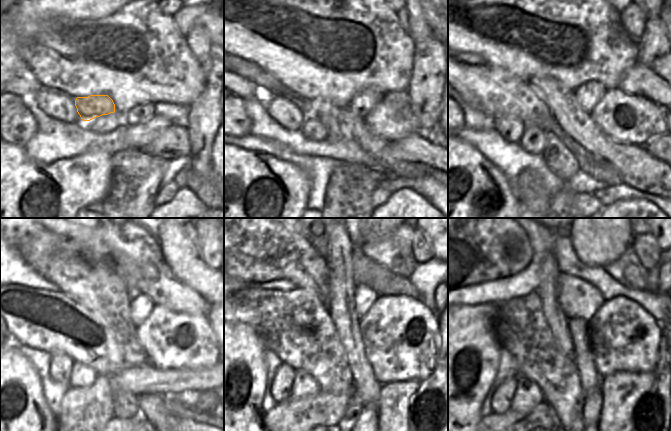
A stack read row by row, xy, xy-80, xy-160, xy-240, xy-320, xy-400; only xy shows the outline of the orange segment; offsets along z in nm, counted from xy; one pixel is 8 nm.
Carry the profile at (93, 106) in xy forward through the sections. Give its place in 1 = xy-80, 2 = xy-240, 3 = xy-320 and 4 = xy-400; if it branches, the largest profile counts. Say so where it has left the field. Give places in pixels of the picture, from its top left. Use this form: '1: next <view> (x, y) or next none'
1: next xy-80 (318, 109)
2: next xy-240 (125, 404)
3: next xy-320 (354, 408)
4: next xy-400 (578, 421)

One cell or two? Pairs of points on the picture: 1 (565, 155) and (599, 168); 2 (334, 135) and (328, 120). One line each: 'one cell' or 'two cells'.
1: one cell
2: one cell

